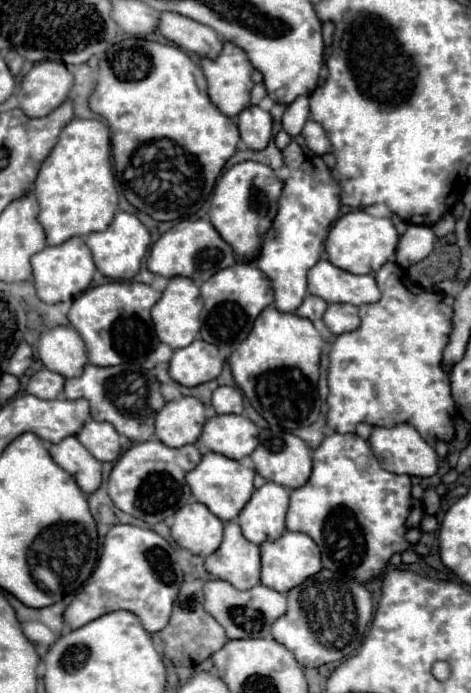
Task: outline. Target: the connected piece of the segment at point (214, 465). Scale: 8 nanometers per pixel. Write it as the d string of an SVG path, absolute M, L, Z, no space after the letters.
M207 452L207 454L203 454L197 468L187 474L187 484L199 502L203 502L213 514L219 514L219 518L223 518L227 522L227 520L237 518L239 510L243 508L243 502L247 502L247 498L251 498L251 490L255 490L253 474L255 472L249 466L245 466L243 462L231 460L231 458L215 454L215 452Z

